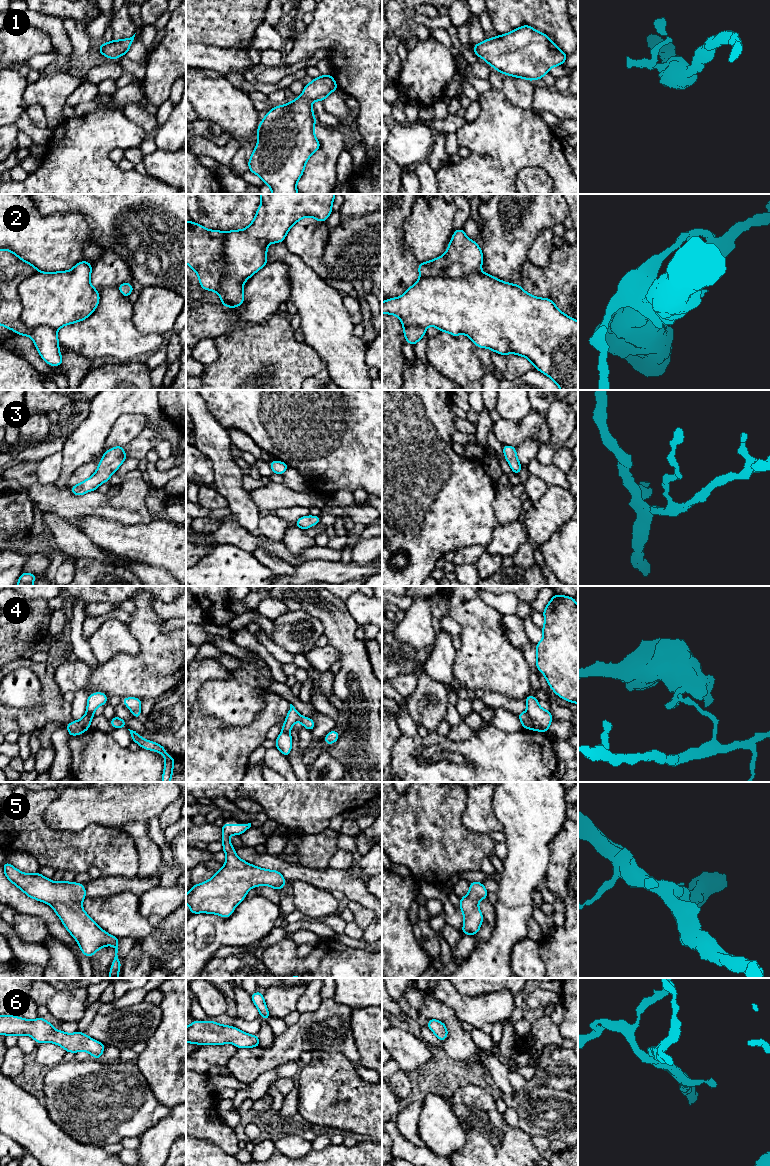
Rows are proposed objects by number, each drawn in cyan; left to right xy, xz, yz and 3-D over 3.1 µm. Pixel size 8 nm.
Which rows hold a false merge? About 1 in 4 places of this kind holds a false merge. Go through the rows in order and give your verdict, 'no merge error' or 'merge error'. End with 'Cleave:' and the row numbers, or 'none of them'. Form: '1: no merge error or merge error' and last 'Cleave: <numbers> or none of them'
1: no merge error
2: merge error
3: no merge error
4: merge error
5: no merge error
6: no merge error
Cleave: 2, 4

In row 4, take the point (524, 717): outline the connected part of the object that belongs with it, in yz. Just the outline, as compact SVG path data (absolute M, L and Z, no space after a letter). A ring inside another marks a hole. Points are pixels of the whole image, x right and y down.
M527 712L517 714L517 716L523 725L523 729L531 729L532 728L532 722L531 722L531 719Z

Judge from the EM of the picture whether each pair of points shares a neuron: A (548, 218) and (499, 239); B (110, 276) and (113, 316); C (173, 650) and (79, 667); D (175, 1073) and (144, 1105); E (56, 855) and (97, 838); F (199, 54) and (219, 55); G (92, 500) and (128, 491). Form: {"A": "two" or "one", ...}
{"A": "one", "B": "two", "C": "one", "D": "two", "E": "one", "F": "one", "G": "one"}

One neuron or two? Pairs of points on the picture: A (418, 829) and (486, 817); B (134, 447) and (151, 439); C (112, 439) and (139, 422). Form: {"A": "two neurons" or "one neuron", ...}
{"A": "two neurons", "B": "one neuron", "C": "one neuron"}

